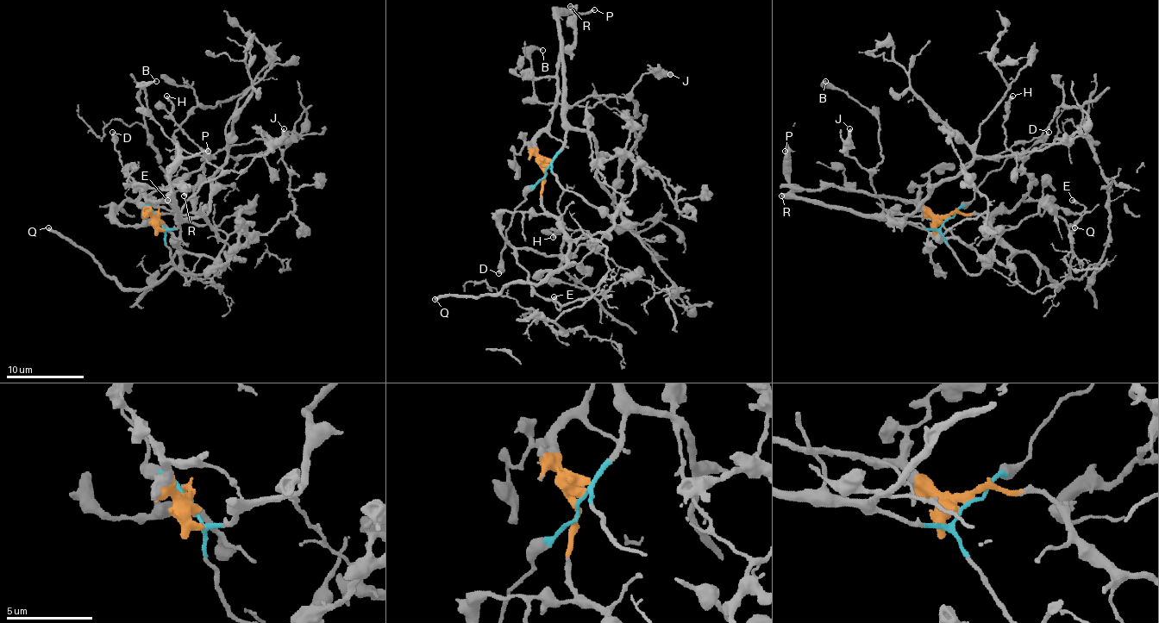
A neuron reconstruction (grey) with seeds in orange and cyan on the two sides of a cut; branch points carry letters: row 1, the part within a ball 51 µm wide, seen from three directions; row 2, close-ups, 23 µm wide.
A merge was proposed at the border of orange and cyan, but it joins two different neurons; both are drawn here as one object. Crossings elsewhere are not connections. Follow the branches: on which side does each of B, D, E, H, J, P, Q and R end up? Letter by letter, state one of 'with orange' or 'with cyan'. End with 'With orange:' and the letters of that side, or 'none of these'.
B: with cyan
D: with cyan
E: with orange
H: with orange
J: with cyan
P: with cyan
Q: with orange
R: with orange
With orange: E, H, Q, R

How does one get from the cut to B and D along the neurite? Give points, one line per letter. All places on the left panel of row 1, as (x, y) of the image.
B: (160, 219), (173, 228), (185, 202), (220, 172), (184, 152), (148, 113), (145, 85), (156, 82)
D: (160, 219), (140, 203), (139, 190), (129, 178), (115, 152), (115, 136), (112, 132)

